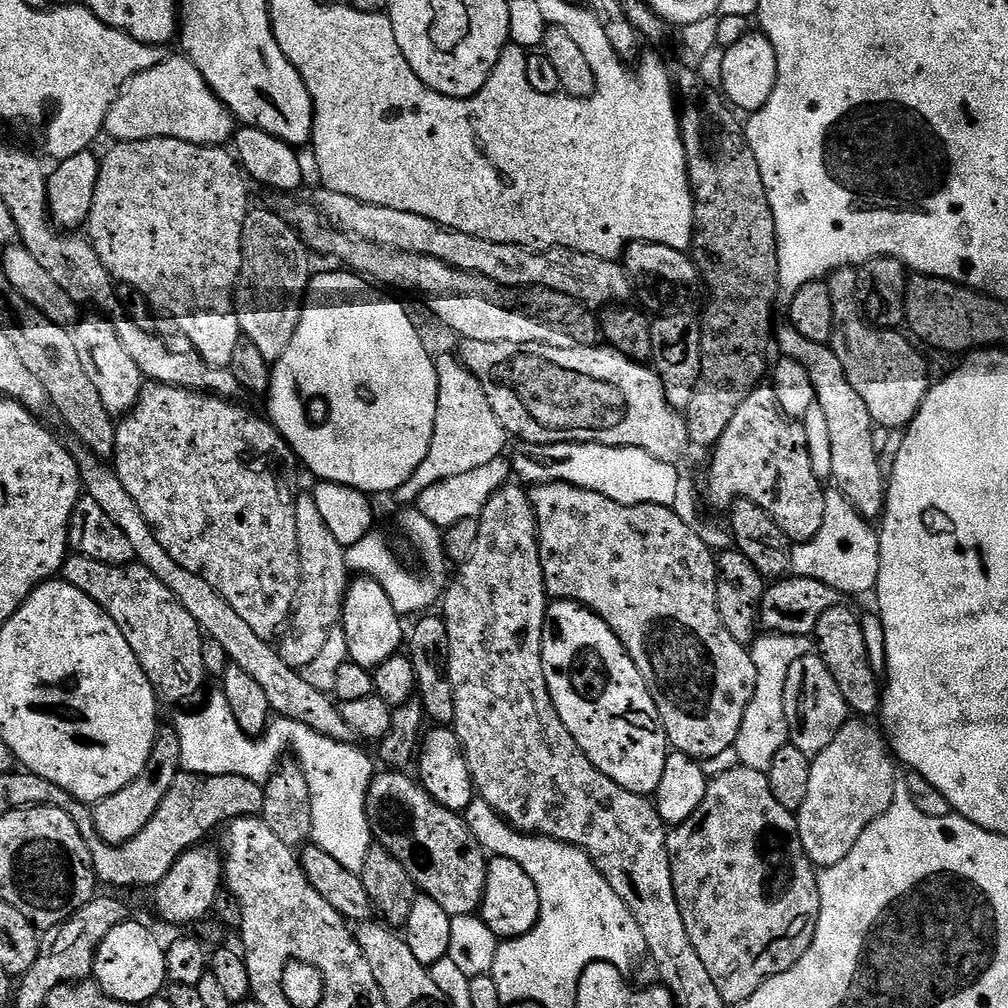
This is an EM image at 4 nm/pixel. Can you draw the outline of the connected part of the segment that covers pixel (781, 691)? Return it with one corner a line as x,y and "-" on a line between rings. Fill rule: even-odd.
760,634
750,645
754,658
754,670
758,670
758,682
754,686
754,697
746,708
746,715
739,728
735,748
724,750
714,758
701,761
703,774
707,779
724,774
742,765
748,769
767,773
774,755
788,743
788,724
785,716
786,674
790,674
790,666
798,662
798,658
813,655
814,644
807,636
777,636

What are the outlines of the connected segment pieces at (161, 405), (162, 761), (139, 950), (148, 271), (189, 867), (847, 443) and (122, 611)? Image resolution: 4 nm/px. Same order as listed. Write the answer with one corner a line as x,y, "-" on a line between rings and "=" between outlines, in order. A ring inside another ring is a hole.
155,382
145,383
140,389
140,396
136,399
136,405
132,407
132,411
116,425
114,467
118,478
122,478
122,486
126,486
130,498
138,502
138,510
142,510
146,522
150,522
166,554
170,554
170,558
174,558
178,566
186,566
190,574
198,574
206,578
206,582
210,582
210,586
214,586
214,590
218,590
218,594
222,594
222,598
226,598
226,602
230,602
230,606
234,606
238,615
254,629
254,634
258,634
258,638
272,642
285,631
296,607
296,597
300,595
300,551
298,550
298,518
296,517
298,461
295,452
284,441
279,429
267,419
259,420
254,413
247,412
246,409
239,408
238,405
232,403
236,402
206,392
192,392
188,388
175,388
=
161,727
156,734
156,741
150,750
150,758
146,762
146,770
130,782
130,786
122,786
118,794
110,794
110,798
102,799
93,805
92,817
98,836
108,845
122,848
131,838
136,838
142,832
143,827
154,818
158,808
162,804
162,798
166,798
170,786
174,786
174,778
182,770
180,755
182,744
178,742
178,734
175,727
=
135,918
124,920
107,935
96,952
96,967
94,969
95,983
110,998
118,1002
126,1002
129,1006
142,1006
148,1000
157,999
165,991
167,972
167,954
165,945
144,924
139,924
=
150,138
138,142
116,142
111,146
113,148
100,160
94,206
91,207
86,225
87,237
92,241
95,252
101,258
102,264
106,266
107,272
112,275
113,281
119,282
121,285
123,285
122,283
129,284
134,291
141,292
162,315
176,320
181,334
192,343
189,345
206,363
215,368
228,368
234,358
234,346
238,346
238,342
242,338
236,317
234,293
236,280
240,277
240,267
242,266
242,230
250,211
250,203
248,204
248,187
250,184
246,179
244,169
241,168
239,160
227,147
191,144
190,142
182,142
178,138
-
184,196
192,196
192,204
188,204
188,200
=
197,846
188,852
183,852
170,866
170,874
158,882
151,893
156,903
156,912
168,924
196,924
204,915
211,913
215,900
222,891
224,879
224,861
221,853
208,846
=
791,326
775,329
774,344
775,347
776,344
780,347
781,357
798,362
804,367
806,374
810,374
816,404
826,417
830,434
830,451
834,461
831,483
864,520
879,521
884,515
886,476
879,465
880,451
874,446
876,425
872,423
870,410
866,410
866,402
862,402
860,395
854,391
854,386
850,386
846,370
842,370
842,362
838,362
838,354
827,344
802,338
802,334
798,334
798,330
=
75,554
64,561
62,578
70,586
82,590
122,630
122,638
130,642
130,650
134,650
134,658
142,666
146,678
152,684
157,697
168,704
180,704
188,700
206,681
204,663
202,662
202,646
206,639
200,631
198,622
190,618
186,606
138,563
110,566
102,562
94,562
94,558
86,558

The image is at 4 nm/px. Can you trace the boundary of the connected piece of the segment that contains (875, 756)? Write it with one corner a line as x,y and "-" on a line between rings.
849,719
838,730
834,742
822,754
811,757
810,787
806,802
796,814
797,828
807,856
822,870
842,862
857,845
866,826
884,814
894,798
897,765
885,737
868,724
871,723

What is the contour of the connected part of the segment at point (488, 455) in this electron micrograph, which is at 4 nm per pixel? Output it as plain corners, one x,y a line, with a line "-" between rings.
437,355
435,362
438,370
438,414
434,418
434,438
430,442
430,450
426,450
426,458
422,458
422,466
418,466
418,470
414,470
414,474
410,474
408,481
394,494
394,500
404,504
400,506
415,505
428,487
486,466
506,452
506,433
494,410
490,410
490,398
486,398
486,390
482,390
459,355

